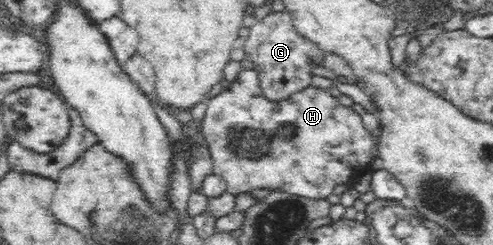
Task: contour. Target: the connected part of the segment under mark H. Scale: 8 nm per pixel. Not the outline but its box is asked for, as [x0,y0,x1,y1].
[201,87,377,200]

